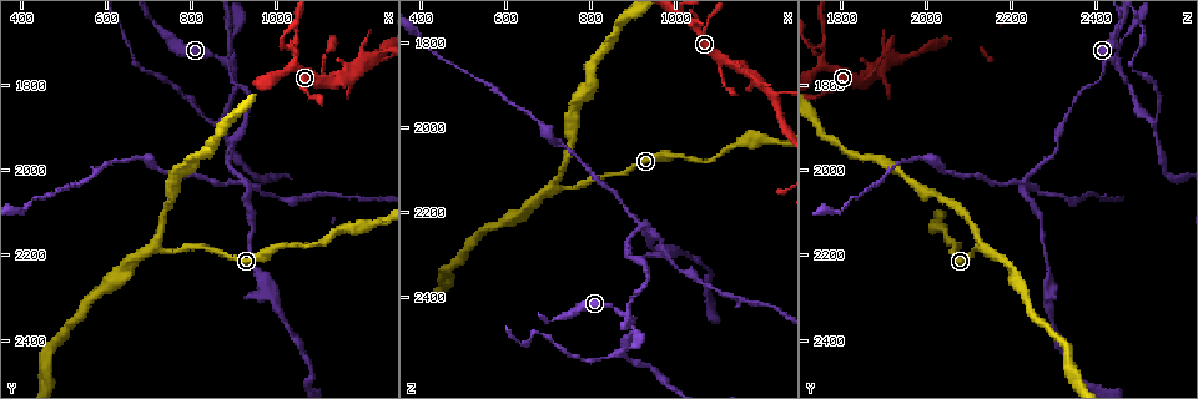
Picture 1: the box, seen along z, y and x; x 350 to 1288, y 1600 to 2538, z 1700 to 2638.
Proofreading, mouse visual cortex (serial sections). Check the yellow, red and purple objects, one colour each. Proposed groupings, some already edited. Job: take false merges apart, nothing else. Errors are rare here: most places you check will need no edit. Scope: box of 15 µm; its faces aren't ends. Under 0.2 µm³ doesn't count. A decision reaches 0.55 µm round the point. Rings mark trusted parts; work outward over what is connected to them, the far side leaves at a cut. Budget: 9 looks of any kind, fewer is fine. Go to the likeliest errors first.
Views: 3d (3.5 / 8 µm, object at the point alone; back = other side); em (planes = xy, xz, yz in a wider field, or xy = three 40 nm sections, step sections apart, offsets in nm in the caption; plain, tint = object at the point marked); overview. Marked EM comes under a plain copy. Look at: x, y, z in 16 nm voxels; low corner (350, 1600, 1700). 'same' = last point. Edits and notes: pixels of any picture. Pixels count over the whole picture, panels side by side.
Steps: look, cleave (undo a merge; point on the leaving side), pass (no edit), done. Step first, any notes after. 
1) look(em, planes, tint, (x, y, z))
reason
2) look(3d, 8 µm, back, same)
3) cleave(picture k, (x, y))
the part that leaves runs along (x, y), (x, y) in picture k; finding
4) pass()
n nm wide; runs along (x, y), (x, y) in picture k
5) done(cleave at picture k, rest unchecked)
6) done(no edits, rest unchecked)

look(3d, 3.5 µm, (720, 2180, 2140))
three-way junction

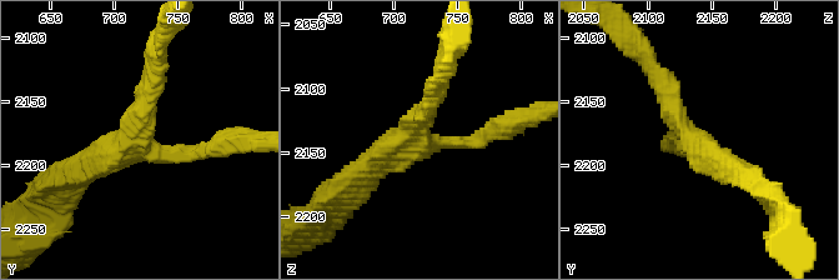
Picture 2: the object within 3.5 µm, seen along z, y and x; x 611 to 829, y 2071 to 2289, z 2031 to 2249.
look(em, xy, step 2, tint, (720, 2182, 2140))
3 arms; arms of 200, 250, 300 nm; need the tissue

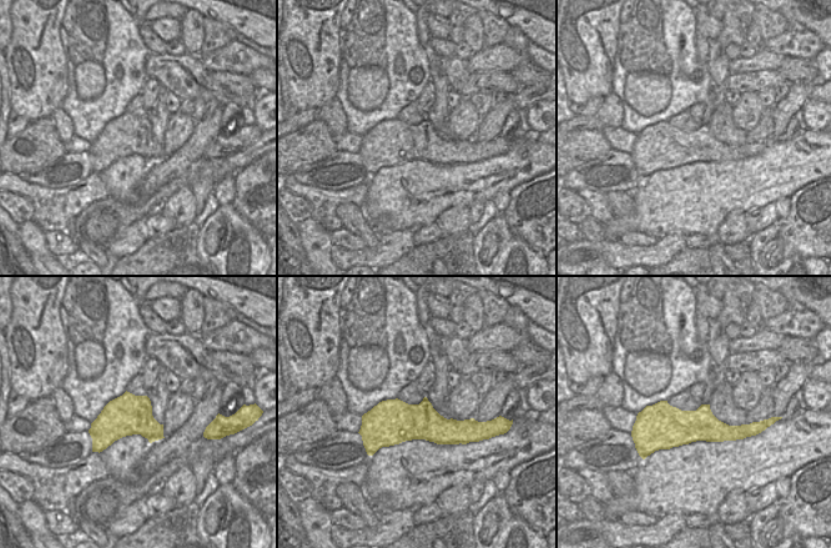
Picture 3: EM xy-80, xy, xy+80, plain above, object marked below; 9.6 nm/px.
look(em, xy, step 1, tint, same)

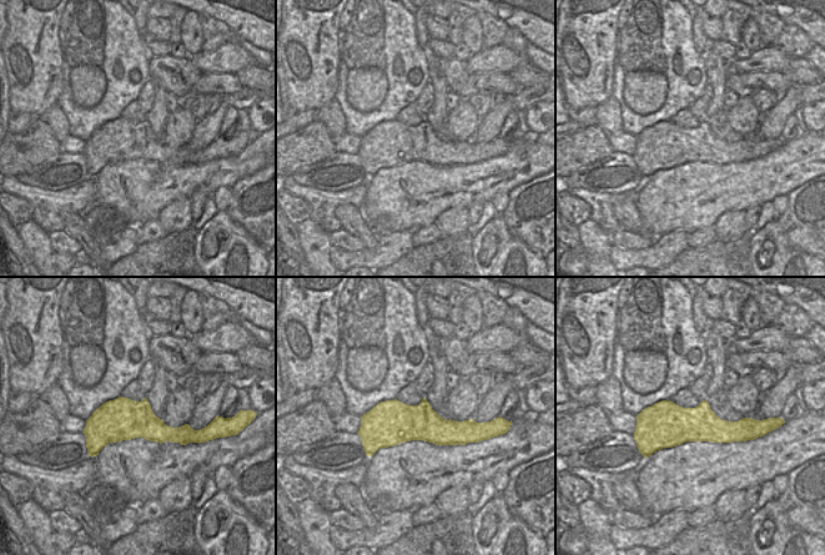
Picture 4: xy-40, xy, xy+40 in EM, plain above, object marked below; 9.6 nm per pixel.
pass()
runs along (496, 129), (466, 141), (397, 141), (351, 180) in picture 2; one cell here

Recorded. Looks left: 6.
look(3d, 3.5 µm, (890, 1750, 2440))

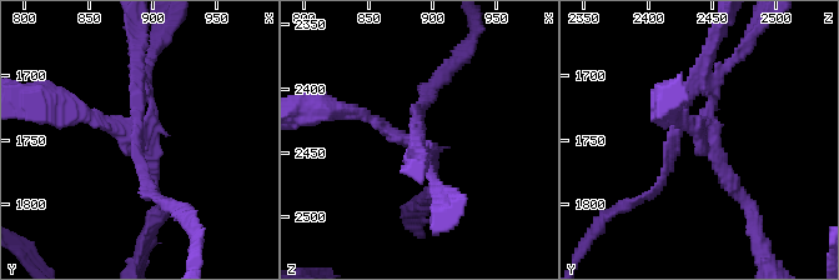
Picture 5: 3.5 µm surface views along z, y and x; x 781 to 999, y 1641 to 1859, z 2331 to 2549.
look(em, xy, step 5, tint, (886, 1744, 2440))
need the tissue

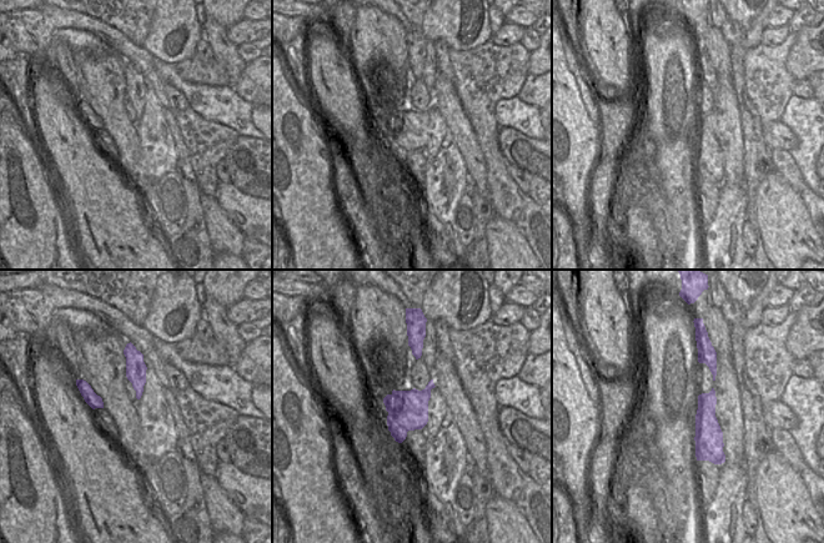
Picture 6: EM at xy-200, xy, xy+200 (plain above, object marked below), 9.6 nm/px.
cleave(picture 5, (416, 113))
the part that leaves runs along (417, 141), (417, 109), (428, 90) in picture 5; two cells meet here

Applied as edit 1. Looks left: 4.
look(3d, 3.5 µm, (865, 1880, 2525))
a fork

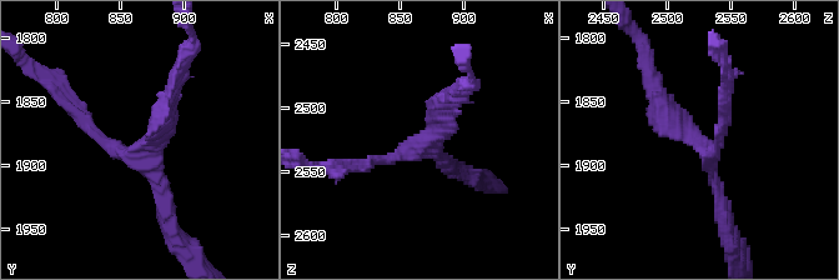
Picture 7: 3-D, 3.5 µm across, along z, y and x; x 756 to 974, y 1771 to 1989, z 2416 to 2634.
look(em, xy, step 3, tint, (868, 1886, 2530))
3 arms; arms of 150, 150, 200 nm

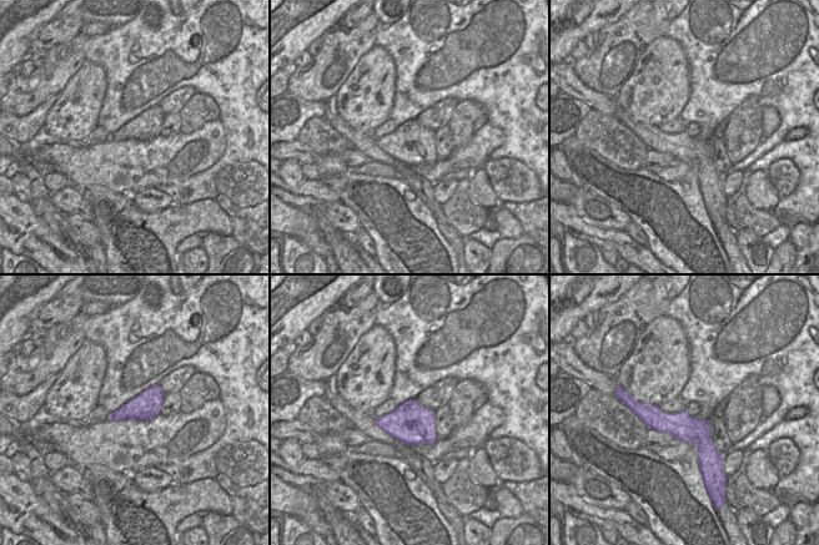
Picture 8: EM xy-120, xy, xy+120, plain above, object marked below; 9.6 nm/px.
pass()
400 nm wide; runs along (659, 86), (709, 155), (723, 221) in picture 7; all the same cell

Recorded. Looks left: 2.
look(3d, 3.5 µm, (1225, 1745, 1930))
arms part here

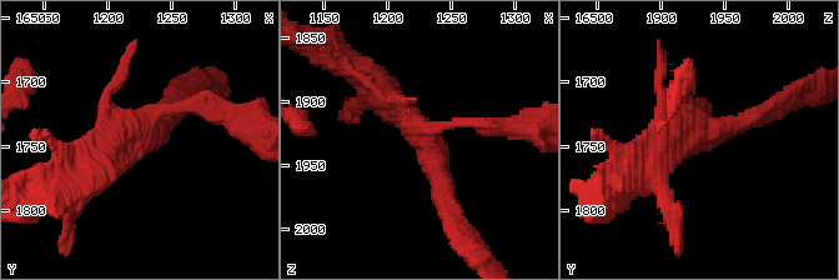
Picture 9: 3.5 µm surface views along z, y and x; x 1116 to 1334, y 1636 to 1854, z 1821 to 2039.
look(em, xy, step 2, tint, (1228, 1740, 1928))
3 arms; arms of 150, 250, 400 nm; now the EM

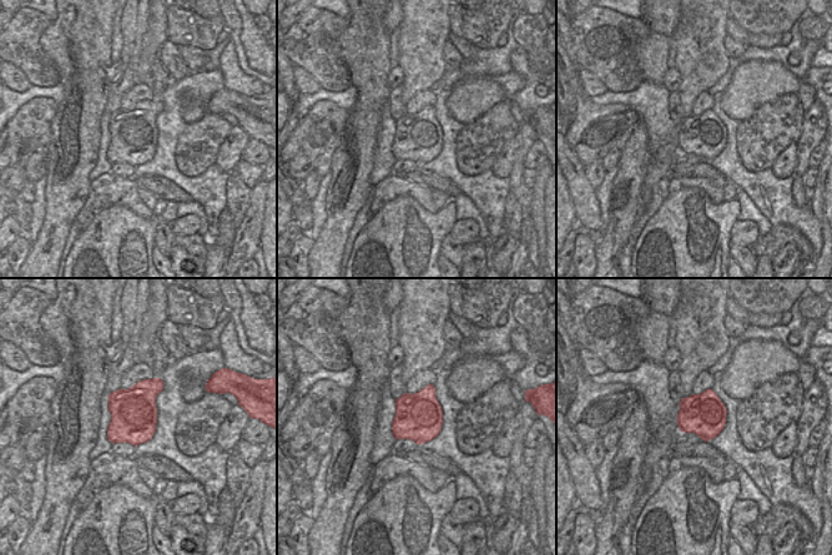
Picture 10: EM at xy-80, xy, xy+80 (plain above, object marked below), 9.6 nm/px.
pass()
460 nm wide; runs along (376, 86), (426, 138), (450, 205) in picture 9; all the same cell

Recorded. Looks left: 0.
done(cleave at picture 5, rest unchecked)

